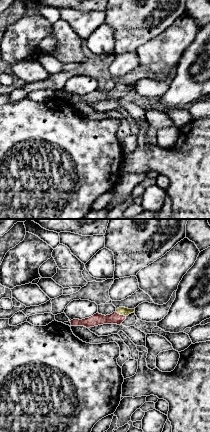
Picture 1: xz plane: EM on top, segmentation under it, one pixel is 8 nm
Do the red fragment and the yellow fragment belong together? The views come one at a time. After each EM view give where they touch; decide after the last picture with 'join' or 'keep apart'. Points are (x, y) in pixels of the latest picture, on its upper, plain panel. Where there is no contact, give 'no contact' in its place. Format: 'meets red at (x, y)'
meets red at (119, 90)

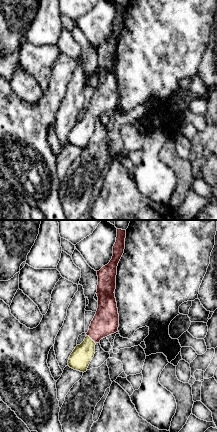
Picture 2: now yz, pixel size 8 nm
meets red at (91, 114)

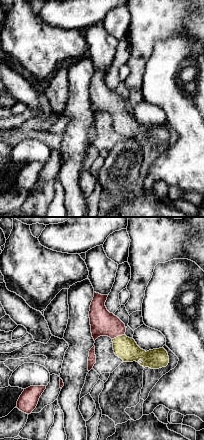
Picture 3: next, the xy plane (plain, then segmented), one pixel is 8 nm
meets red at (118, 111)

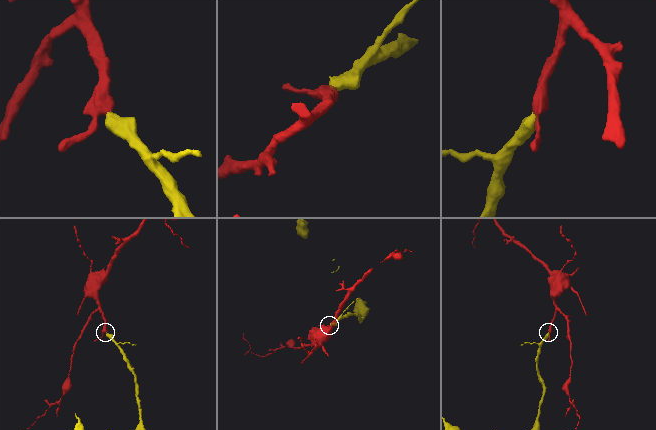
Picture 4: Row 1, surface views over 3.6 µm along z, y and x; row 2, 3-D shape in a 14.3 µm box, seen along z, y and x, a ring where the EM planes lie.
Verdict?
join

